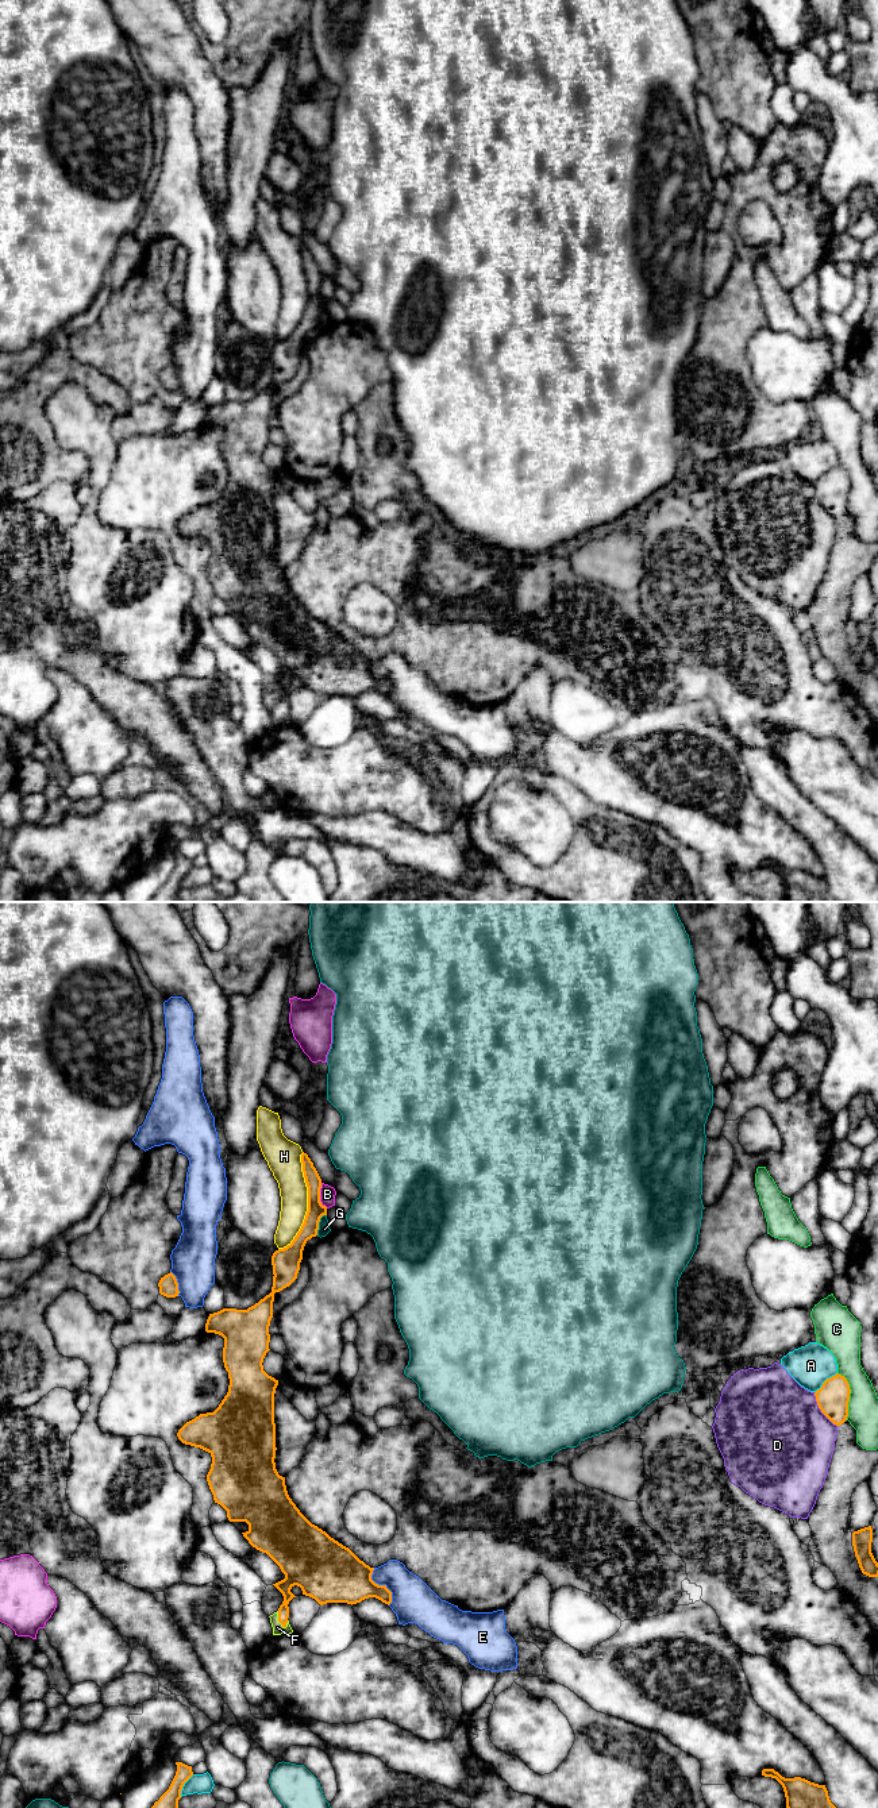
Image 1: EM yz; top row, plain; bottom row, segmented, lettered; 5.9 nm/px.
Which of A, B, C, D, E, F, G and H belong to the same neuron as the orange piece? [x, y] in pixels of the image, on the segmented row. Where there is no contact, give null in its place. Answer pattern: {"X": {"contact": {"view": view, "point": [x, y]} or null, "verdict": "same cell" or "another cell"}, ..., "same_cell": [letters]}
{"A": {"contact": {"view": "yz", "point": [824, 1381]}, "verdict": "another cell"}, "B": {"contact": {"view": "yz", "point": [319, 1197]}, "verdict": "another cell"}, "C": {"contact": {"view": "yz", "point": [848, 1395]}, "verdict": "another cell"}, "D": {"contact": {"view": "yz", "point": [820, 1408]}, "verdict": "another cell"}, "E": {"contact": {"view": "yz", "point": [382, 1585]}, "verdict": "another cell"}, "F": {"contact": {"view": "yz", "point": [278, 1619]}, "verdict": "same cell"}, "G": {"contact": {"view": "yz", "point": [318, 1224]}, "verdict": "another cell"}, "H": {"contact": {"view": "yz", "point": [308, 1203]}, "verdict": "another cell"}, "same_cell": ["F"]}

